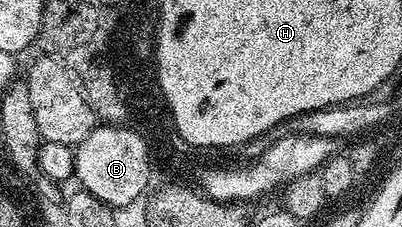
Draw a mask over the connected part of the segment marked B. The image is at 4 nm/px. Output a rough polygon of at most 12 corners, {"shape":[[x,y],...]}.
{"shape":[[99,124],[75,151],[75,178],[112,208],[147,176],[136,129]]}

